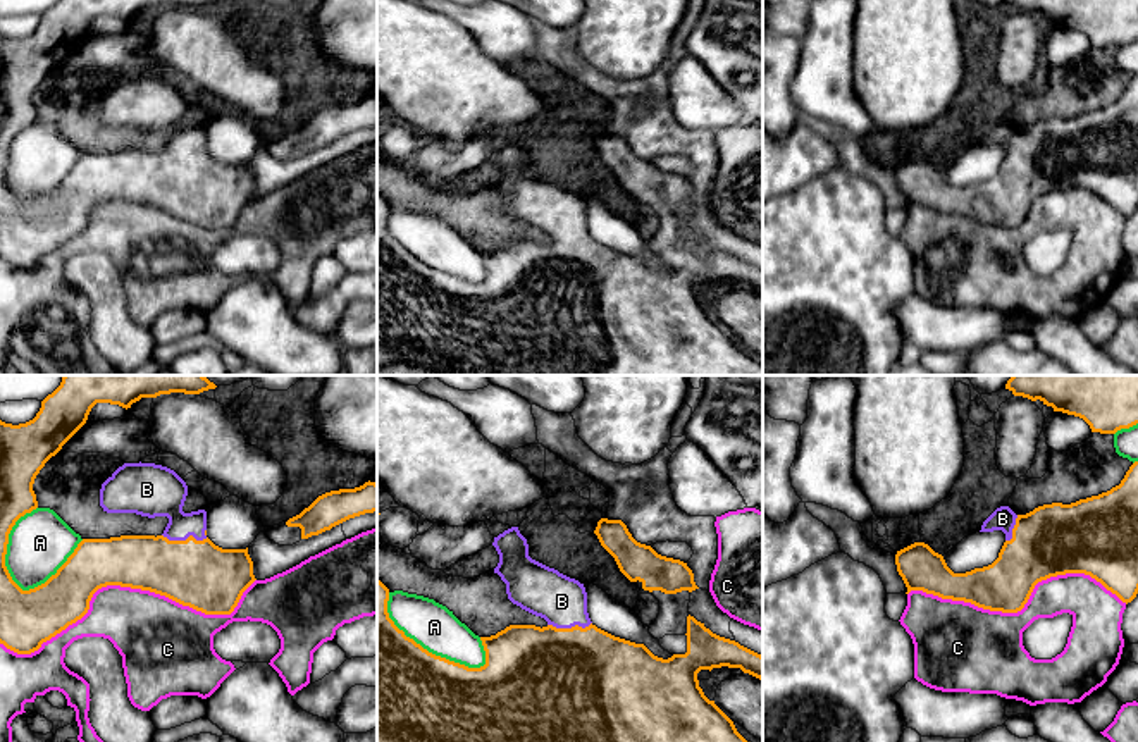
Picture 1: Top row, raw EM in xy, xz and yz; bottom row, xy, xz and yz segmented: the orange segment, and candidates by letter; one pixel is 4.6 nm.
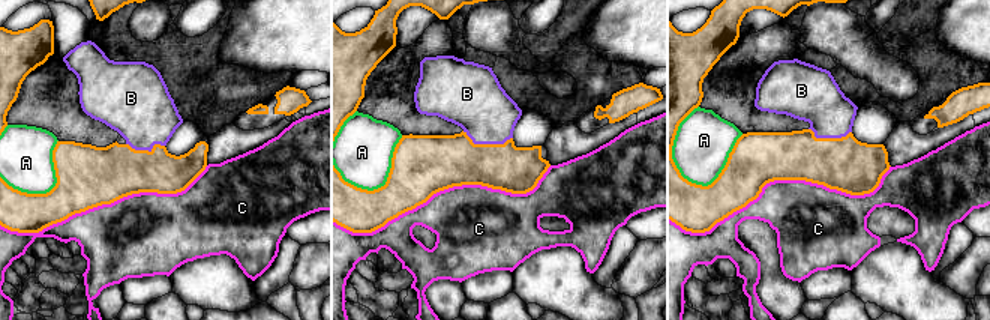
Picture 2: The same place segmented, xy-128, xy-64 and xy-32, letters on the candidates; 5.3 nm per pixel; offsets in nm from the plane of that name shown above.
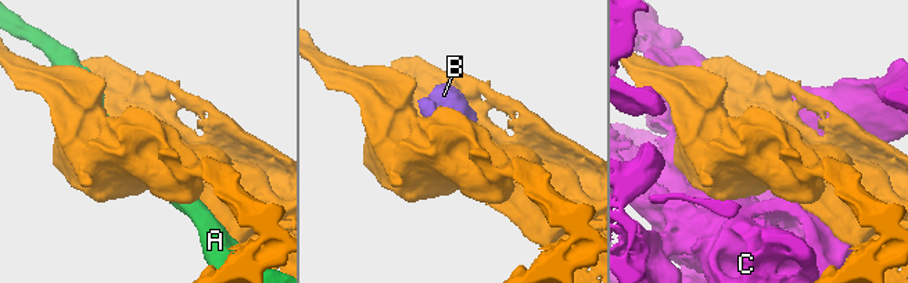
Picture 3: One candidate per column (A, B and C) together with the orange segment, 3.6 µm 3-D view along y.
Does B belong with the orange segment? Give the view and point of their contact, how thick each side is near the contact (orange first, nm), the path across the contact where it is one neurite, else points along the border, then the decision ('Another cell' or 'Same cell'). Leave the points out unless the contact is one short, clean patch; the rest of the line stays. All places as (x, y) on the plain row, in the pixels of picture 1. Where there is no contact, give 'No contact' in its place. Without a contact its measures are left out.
Touches orange at xy (186, 154). Thickness 320 nm (orange) against 220 nm. Path across: xy (198, 188), (186, 176), (186, 154), (171, 119), (160, 107). Same cell

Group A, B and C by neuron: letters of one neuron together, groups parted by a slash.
A / B / C

